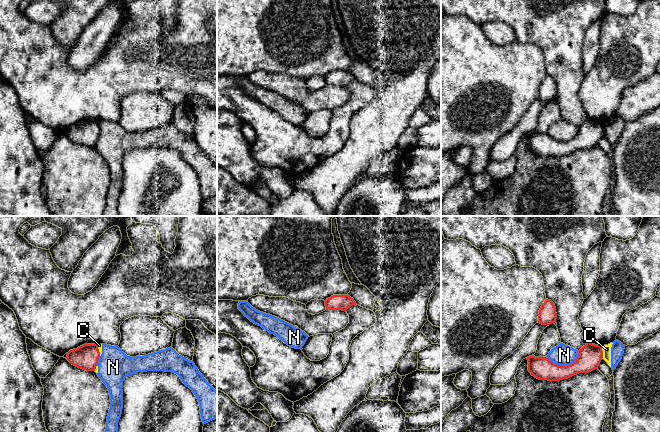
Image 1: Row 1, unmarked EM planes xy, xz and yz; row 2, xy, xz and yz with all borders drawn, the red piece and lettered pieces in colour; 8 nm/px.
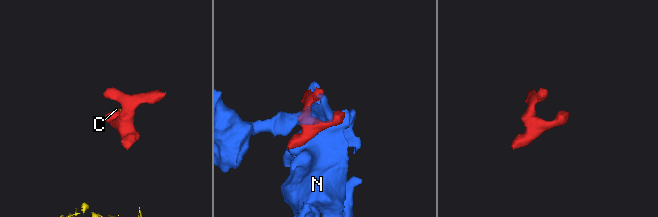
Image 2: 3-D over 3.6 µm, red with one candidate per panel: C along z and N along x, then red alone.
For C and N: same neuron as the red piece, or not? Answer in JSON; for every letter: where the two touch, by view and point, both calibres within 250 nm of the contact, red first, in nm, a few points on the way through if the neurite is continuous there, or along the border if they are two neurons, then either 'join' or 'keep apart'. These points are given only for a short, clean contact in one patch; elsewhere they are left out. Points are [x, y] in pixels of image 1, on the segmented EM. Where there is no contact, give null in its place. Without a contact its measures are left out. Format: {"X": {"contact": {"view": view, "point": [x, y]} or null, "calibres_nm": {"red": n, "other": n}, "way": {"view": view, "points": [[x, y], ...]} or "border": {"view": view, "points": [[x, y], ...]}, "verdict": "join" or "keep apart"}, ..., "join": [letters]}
{"C": {"contact": {"view": "yz", "point": [602, 352]}, "calibres_nm": {"red": 190, "other": 70}, "border": {"view": "yz", "points": [[600, 346], [603, 357]]}, "verdict": "keep apart"}, "N": {"contact": {"view": "yz", "point": [564, 366]}, "calibres_nm": {"red": 190, "other": 170}, "verdict": "keep apart"}, "join": []}

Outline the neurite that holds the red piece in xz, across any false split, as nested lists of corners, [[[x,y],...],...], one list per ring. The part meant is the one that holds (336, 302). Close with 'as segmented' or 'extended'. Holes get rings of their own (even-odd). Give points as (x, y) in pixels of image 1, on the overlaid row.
[[[333,295],[325,300],[326,309],[346,311],[356,302],[349,295]]]; as segmented

